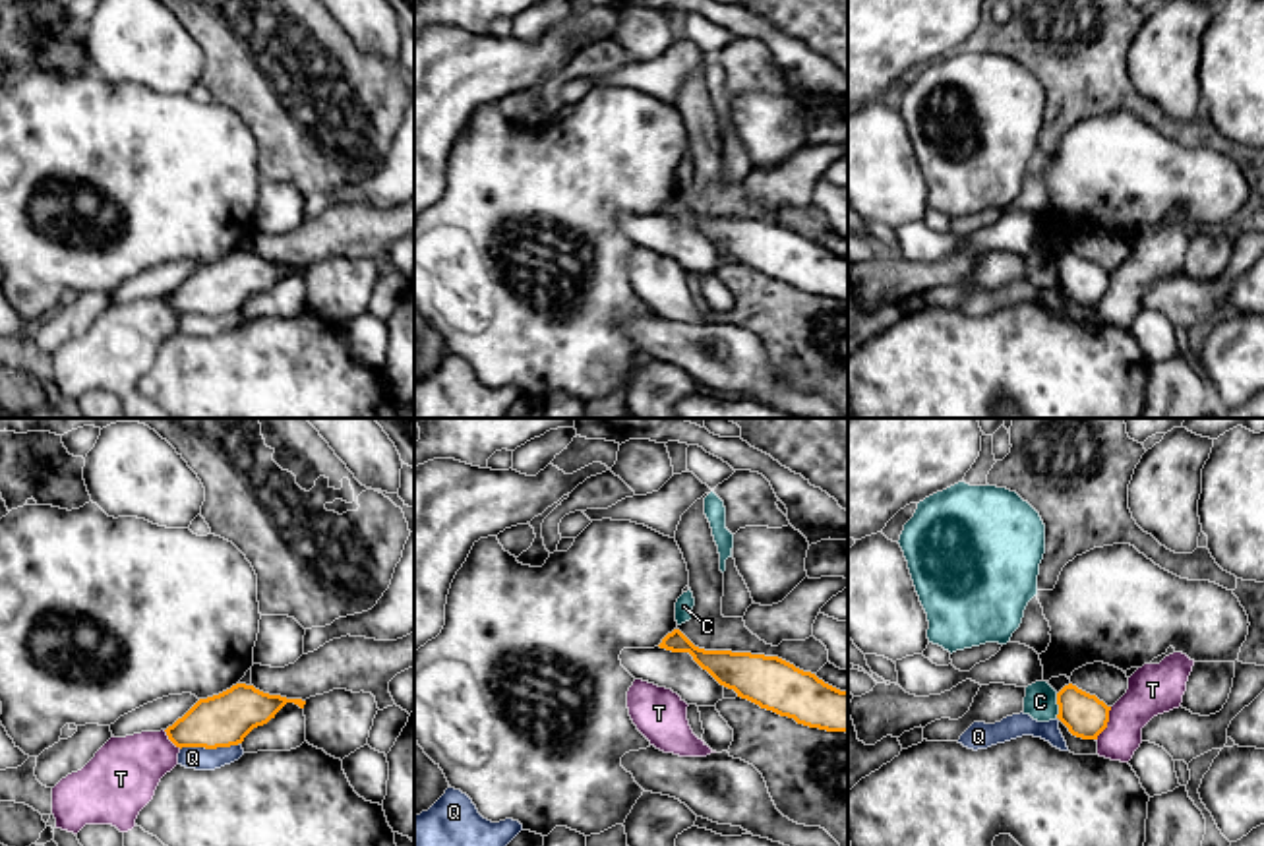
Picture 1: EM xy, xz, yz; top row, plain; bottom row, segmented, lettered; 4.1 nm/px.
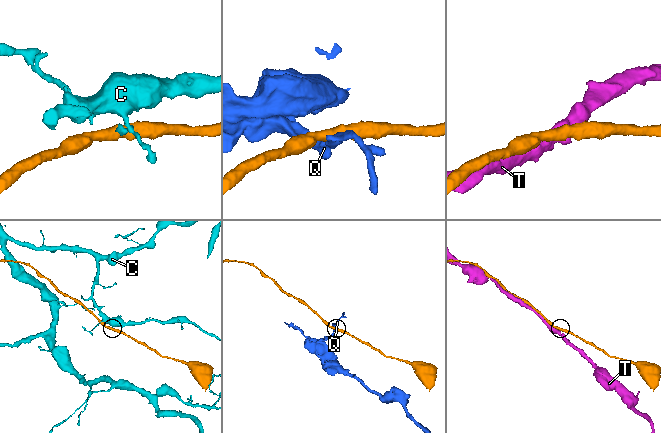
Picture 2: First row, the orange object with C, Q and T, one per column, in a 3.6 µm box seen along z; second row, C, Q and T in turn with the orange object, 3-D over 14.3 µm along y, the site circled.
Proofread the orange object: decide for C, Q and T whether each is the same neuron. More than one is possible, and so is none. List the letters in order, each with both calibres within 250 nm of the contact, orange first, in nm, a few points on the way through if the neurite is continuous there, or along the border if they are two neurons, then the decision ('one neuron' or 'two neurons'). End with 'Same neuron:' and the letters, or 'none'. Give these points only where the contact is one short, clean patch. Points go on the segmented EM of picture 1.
C: calibres 180 and 140 nm; border yz (1055, 694), (1057, 717); two neurons
Q: calibres 220 and 100 nm; border xy (239, 742), (227, 748), (180, 750); two neurons
T: calibres 180 and 200 nm; two neurons
Same neuron: none

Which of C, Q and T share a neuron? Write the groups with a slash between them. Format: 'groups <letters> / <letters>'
groups C / Q / T

